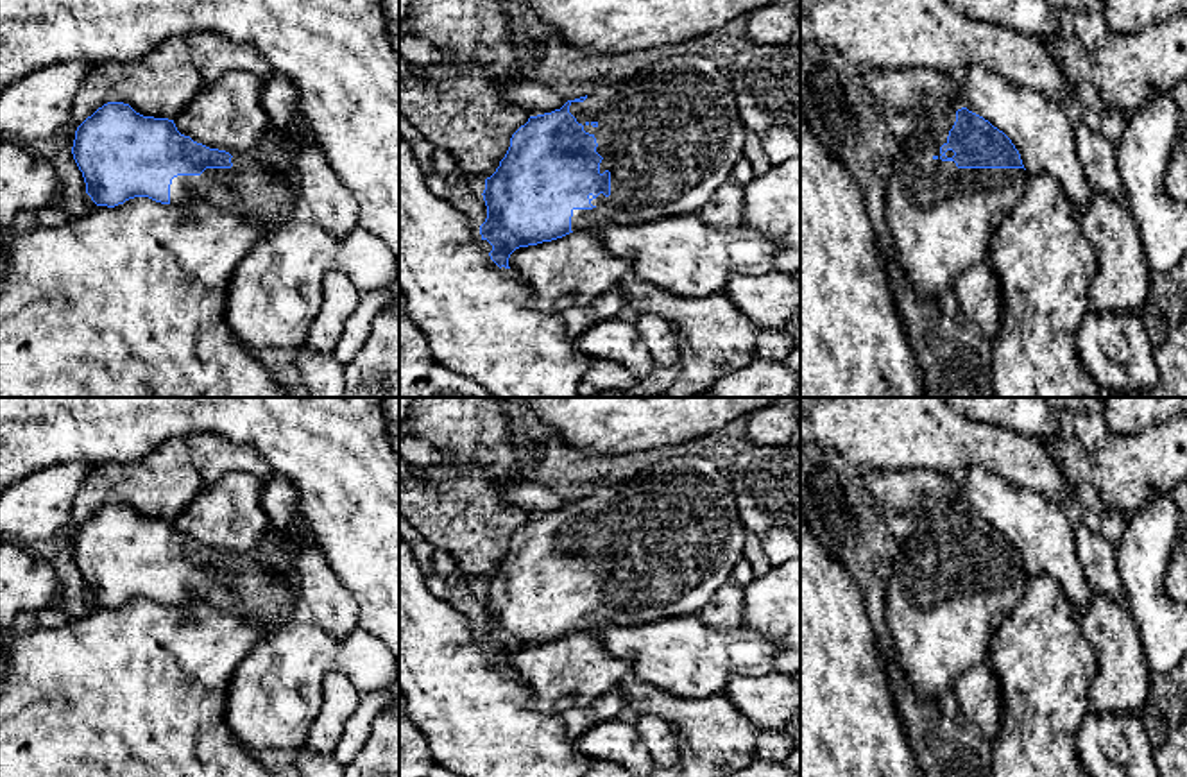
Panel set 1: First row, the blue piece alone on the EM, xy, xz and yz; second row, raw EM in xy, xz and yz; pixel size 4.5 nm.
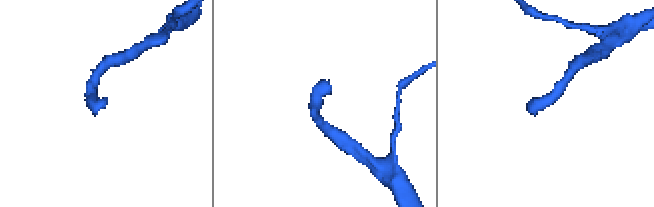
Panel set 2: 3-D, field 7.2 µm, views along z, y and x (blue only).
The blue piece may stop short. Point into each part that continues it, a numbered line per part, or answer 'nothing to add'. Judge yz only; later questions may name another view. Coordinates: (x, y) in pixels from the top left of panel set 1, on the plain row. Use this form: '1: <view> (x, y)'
1: yz (940, 618)

